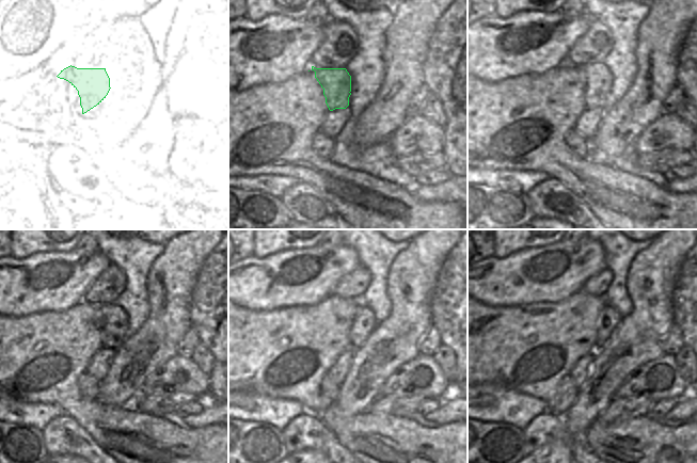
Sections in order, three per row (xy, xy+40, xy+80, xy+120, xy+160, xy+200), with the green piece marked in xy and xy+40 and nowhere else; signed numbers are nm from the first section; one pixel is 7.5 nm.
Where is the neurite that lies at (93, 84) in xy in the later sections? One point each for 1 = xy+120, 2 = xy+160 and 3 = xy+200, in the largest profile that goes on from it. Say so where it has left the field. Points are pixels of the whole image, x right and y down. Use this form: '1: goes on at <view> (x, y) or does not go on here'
1: goes on at xy+120 (114, 332)
2: goes on at xy+160 (364, 322)
3: goes on at xy+200 (607, 320)

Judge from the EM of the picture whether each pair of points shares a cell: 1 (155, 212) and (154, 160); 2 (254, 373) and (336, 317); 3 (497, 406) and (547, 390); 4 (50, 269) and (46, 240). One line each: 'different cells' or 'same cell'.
1: different cells
2: same cell
3: different cells
4: different cells

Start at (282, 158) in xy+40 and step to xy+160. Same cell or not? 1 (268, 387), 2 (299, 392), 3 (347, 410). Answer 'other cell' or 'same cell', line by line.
1: same cell
2: same cell
3: other cell

